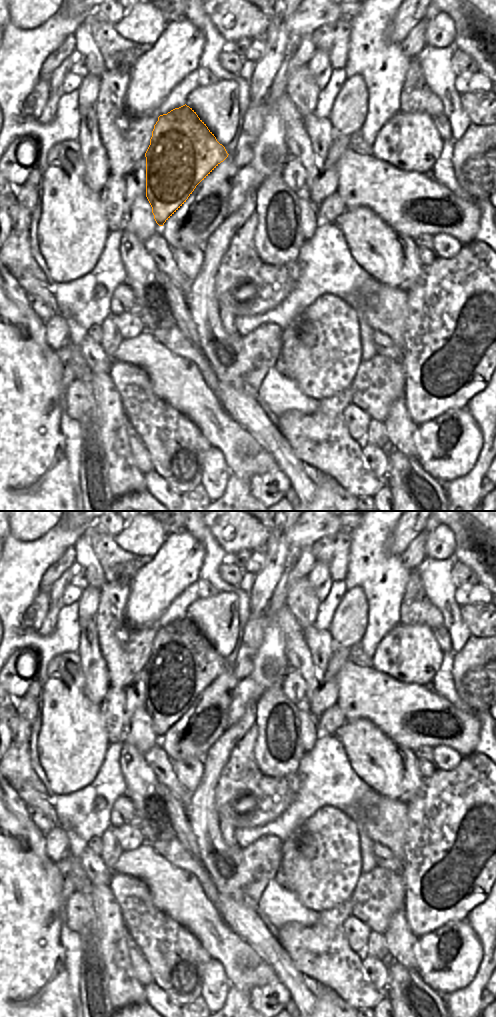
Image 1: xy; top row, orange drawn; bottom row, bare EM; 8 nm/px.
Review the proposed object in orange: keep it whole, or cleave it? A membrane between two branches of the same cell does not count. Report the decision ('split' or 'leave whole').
split

